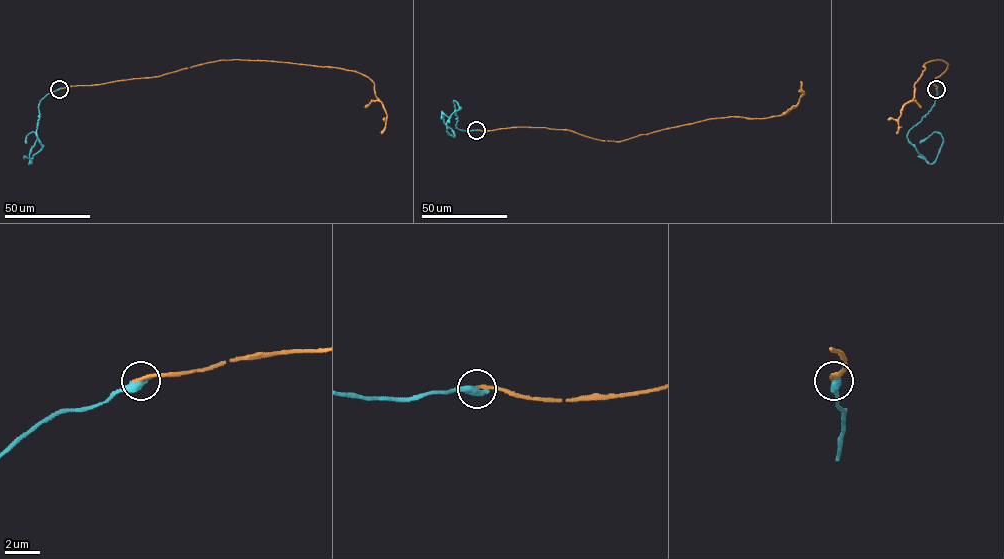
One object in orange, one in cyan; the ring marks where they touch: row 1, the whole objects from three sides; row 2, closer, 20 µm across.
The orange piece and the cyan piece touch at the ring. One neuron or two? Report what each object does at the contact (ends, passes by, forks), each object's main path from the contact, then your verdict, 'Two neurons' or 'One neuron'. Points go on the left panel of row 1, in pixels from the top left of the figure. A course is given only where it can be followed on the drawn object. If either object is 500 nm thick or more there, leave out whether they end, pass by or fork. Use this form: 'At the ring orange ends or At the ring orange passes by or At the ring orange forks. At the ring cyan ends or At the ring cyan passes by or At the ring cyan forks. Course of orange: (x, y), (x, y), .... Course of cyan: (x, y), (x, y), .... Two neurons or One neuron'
Course of orange: (59, 88), (158, 76), (221, 60), (339, 67), (364, 74), (374, 84), (374, 94), (386, 114), (381, 133). Course of cyan: (59, 88), (40, 100), (36, 134), (42, 148), (29, 164), (36, 133), (31, 132), (25, 143). Two neurons

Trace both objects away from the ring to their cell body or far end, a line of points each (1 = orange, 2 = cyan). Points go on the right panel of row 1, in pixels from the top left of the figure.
1: (936, 88), (934, 79), (948, 64), (940, 59), (923, 66), (914, 85), (914, 97), (901, 112), (896, 133)
2: (936, 88), (934, 106), (907, 135), (917, 152), (931, 164), (942, 144), (942, 135), (934, 132), (919, 143)

